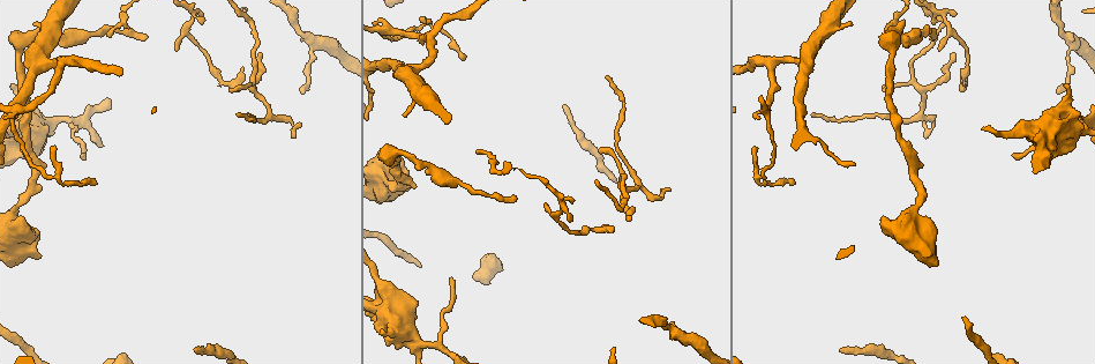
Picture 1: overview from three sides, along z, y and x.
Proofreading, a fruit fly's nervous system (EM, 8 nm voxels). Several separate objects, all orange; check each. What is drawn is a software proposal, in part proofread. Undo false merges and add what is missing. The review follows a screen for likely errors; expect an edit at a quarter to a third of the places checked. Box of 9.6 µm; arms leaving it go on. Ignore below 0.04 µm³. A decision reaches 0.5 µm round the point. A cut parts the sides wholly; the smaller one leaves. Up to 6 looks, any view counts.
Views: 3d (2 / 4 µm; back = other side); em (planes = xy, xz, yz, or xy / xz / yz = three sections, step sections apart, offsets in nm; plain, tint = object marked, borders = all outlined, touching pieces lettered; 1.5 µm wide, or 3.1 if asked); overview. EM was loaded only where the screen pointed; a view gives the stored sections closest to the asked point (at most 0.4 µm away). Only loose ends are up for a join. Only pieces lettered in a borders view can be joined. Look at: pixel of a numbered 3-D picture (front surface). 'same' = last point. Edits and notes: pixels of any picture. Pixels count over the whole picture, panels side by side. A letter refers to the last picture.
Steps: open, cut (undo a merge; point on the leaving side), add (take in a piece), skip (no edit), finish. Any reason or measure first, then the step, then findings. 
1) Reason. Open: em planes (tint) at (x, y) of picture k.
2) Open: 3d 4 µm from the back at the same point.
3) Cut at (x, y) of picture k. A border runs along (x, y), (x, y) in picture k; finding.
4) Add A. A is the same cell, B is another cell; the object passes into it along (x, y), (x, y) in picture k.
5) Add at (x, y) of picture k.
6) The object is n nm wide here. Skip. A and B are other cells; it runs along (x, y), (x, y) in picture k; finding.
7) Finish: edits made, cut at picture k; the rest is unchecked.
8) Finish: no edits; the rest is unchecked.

Tapers out. Open: em planes (borders) at (951, 53) of picture 1.

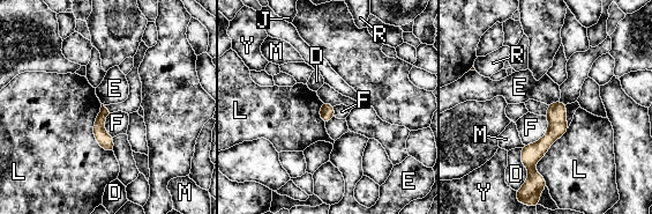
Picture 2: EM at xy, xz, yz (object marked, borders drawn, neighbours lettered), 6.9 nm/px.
The object is 80 nm wide here. Skip. D, E, F, J, L, M, R and Y are other cells; it runs along (560, 104), (532, 172) in picture 2; none of them fits.

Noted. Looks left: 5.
Branch stops here. Open: em yz step 8 (borders) at (38, 256) of picture 1.

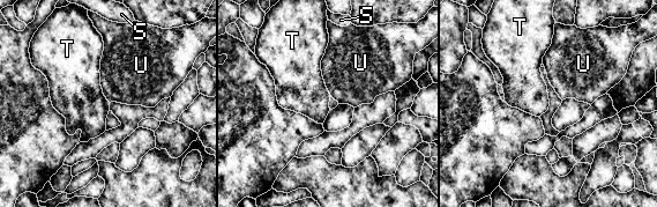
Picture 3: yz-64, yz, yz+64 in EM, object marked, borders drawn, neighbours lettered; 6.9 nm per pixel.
Open: em planes (borders) at the same point.

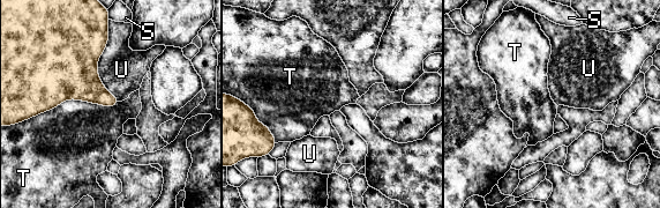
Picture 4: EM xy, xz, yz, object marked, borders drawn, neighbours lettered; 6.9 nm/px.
Skip. S, T and U are other cells; none of them fits.

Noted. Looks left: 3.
Branch stops here. Open: 3d 2 µm at (383, 329) of picture 1.

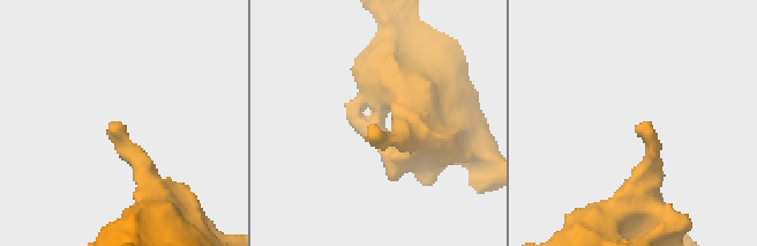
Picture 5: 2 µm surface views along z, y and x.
Need the tissue. Open: em xz step 4 (borders) at (113, 125) of picture 5.

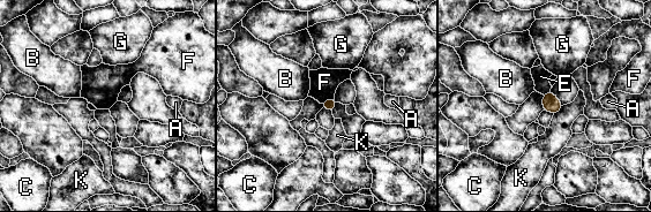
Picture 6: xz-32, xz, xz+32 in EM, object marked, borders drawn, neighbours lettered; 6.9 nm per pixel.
Open: em planes (borders) at the same point.

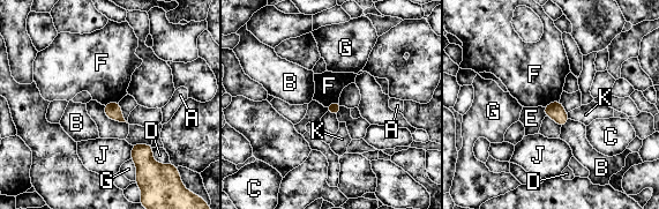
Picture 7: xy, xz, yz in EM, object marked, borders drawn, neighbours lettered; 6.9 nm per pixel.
Skip. A, B, C, D, E, F, G, J and K are other cells; no lettered piece goes on from it.

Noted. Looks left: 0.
Finish: no edits; the rest is unchecked.

